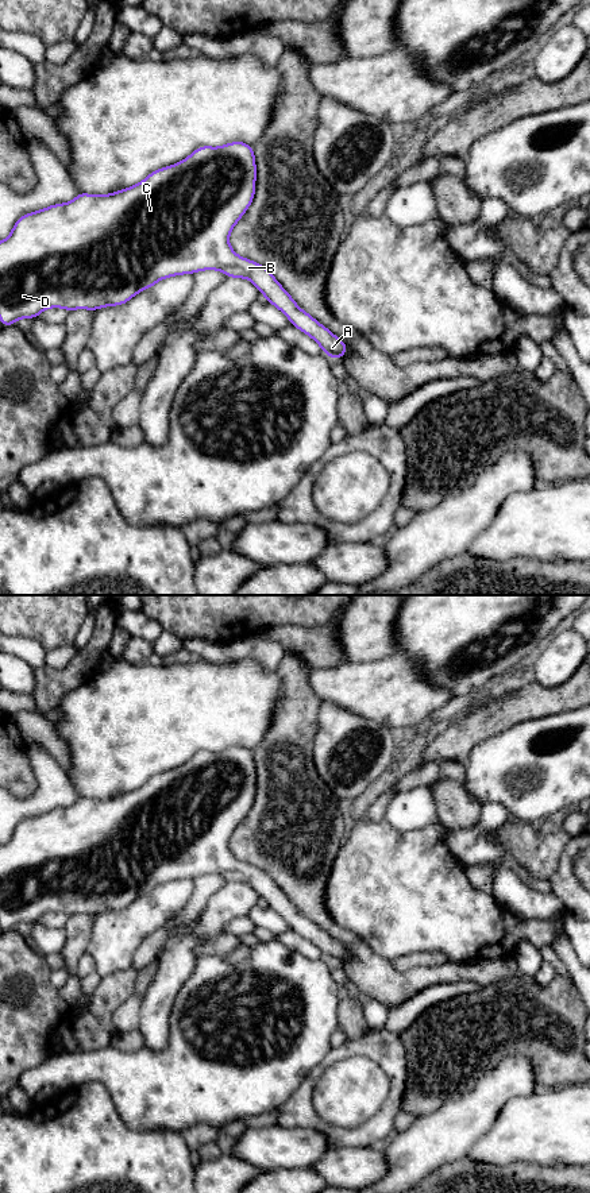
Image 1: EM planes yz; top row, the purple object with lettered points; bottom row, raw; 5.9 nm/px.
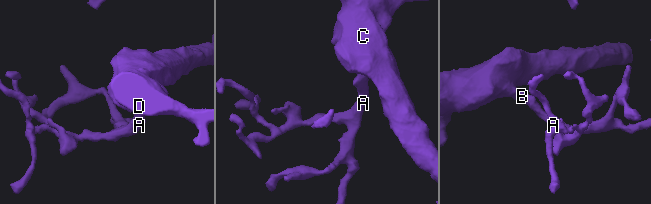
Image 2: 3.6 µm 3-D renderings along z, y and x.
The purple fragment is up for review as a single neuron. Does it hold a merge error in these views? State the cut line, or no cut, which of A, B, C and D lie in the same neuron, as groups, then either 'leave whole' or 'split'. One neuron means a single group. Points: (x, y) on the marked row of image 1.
no cut | A B C D | leave whole

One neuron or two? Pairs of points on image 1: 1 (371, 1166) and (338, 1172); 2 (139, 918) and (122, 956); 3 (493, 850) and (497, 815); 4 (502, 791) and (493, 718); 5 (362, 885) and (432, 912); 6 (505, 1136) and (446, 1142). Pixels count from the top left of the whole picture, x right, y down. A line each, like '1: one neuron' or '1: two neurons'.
1: one neuron
2: one neuron
3: one neuron
4: two neurons
5: one neuron
6: two neurons

